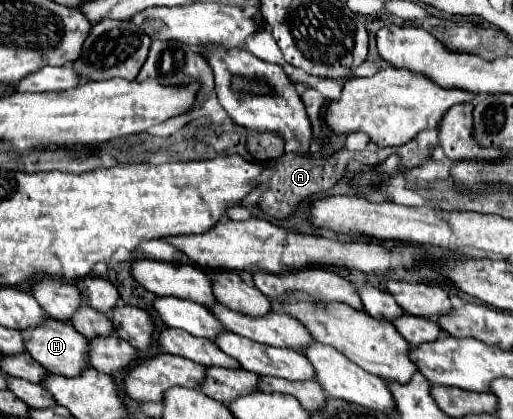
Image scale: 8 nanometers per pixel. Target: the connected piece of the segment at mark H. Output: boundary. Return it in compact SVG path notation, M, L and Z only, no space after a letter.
M47 318L41 328L25 328L23 340L25 340L25 352L31 354L35 362L39 362L45 370L59 374L59 376L79 376L89 364L87 364L87 338L83 338L79 332L73 330L69 322L59 322L53 318Z

